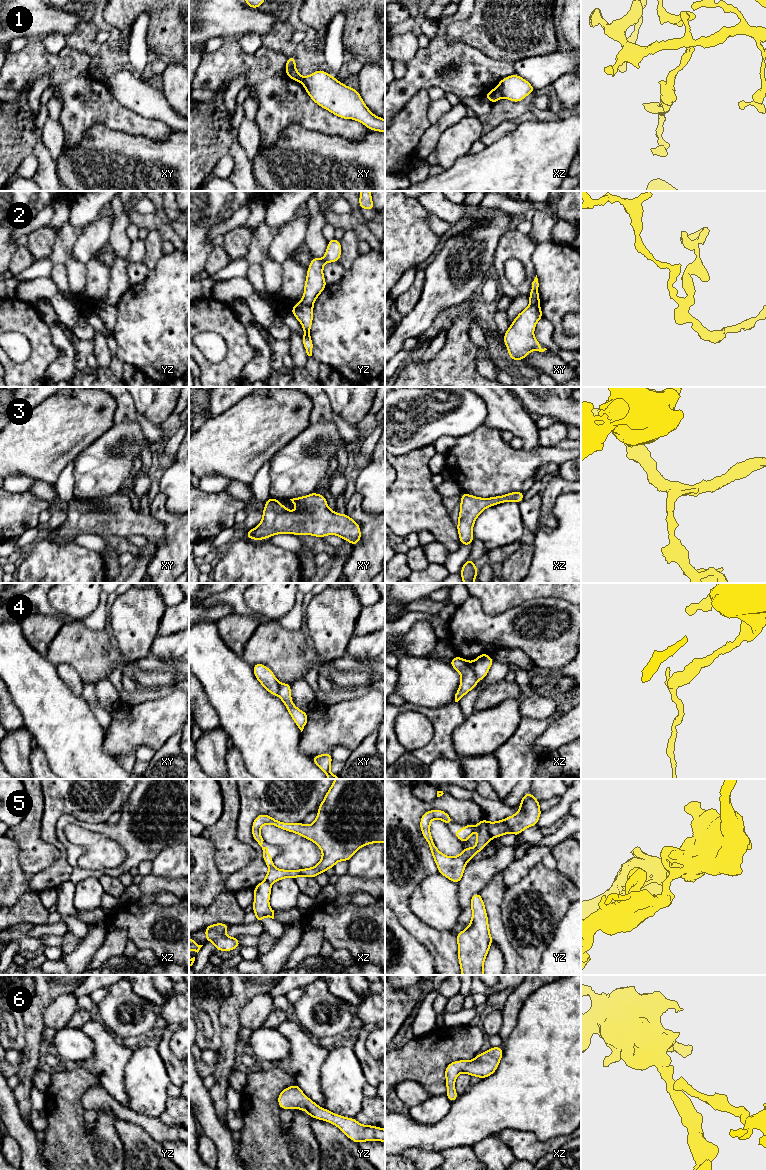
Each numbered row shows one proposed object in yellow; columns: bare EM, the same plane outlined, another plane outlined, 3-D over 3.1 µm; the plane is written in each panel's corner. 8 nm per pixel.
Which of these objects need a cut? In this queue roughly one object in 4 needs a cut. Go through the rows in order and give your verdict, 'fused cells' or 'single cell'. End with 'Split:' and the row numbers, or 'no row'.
1: fused cells
2: fused cells
3: single cell
4: fused cells
5: fused cells
6: single cell
Split: 1, 2, 4, 5

